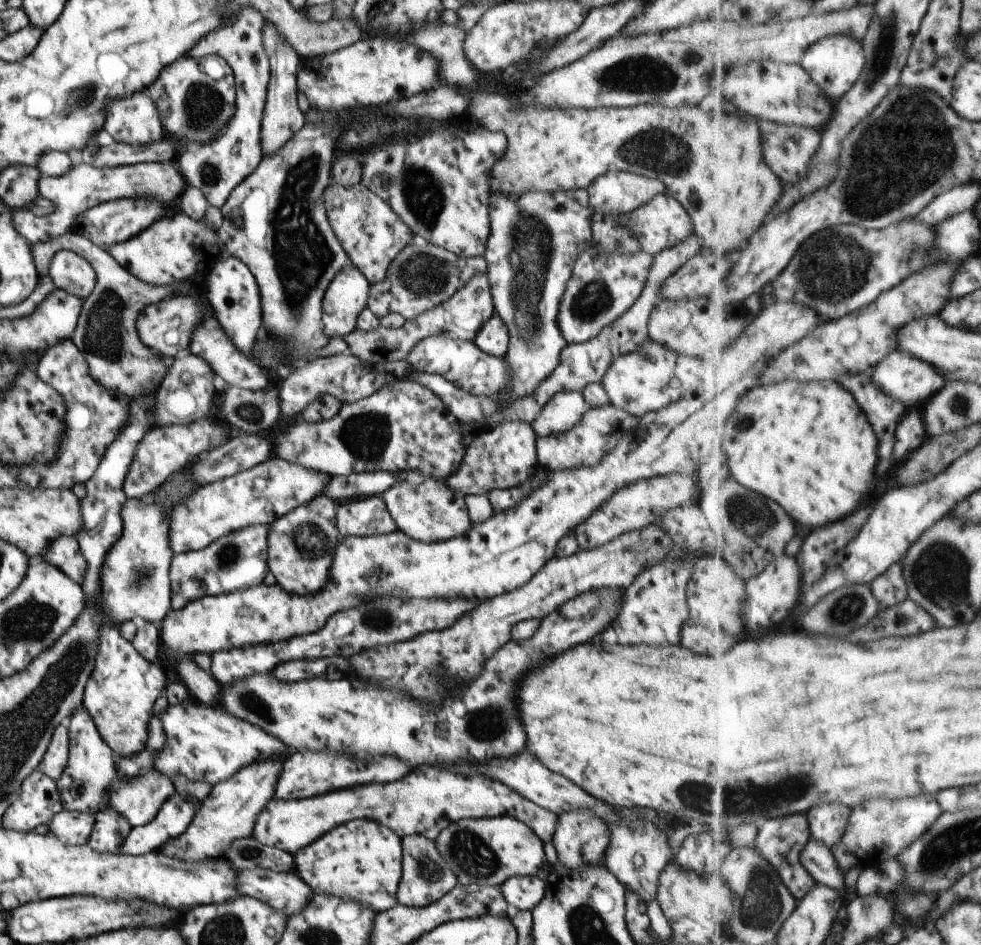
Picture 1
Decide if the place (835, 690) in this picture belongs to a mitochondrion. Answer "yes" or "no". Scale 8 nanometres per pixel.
no

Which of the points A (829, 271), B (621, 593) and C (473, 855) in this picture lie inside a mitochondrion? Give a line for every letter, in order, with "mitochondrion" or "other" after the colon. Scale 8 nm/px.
A: mitochondrion
B: other
C: mitochondrion

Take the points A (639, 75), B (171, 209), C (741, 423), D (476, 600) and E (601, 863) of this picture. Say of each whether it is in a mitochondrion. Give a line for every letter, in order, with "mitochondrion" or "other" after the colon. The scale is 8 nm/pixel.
A: mitochondrion
B: other
C: mitochondrion
D: other
E: other

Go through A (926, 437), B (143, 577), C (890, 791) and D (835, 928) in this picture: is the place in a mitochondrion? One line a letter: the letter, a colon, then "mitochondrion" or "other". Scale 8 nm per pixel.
A: other
B: mitochondrion
C: other
D: other

